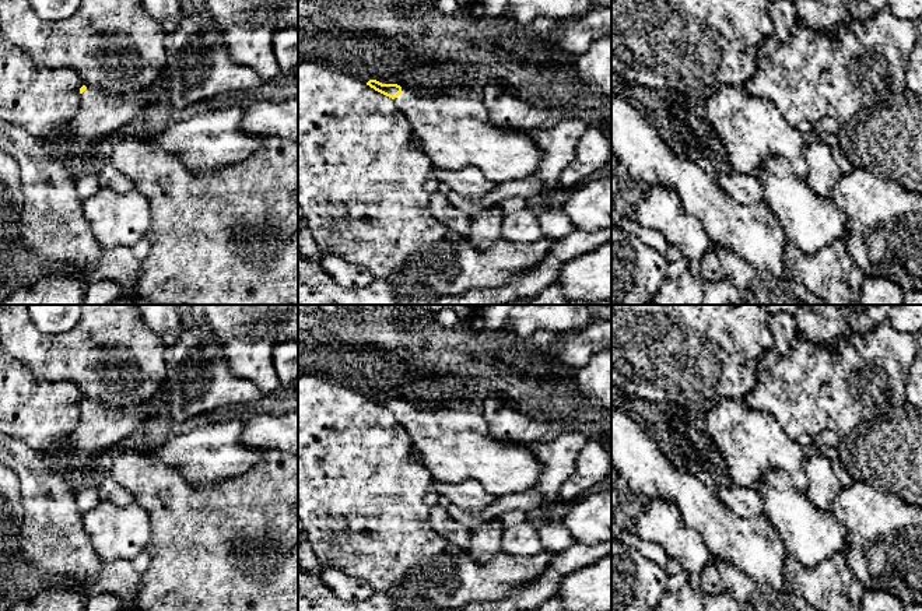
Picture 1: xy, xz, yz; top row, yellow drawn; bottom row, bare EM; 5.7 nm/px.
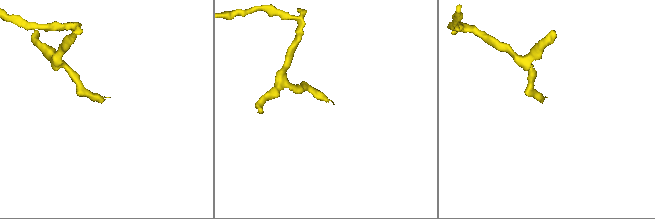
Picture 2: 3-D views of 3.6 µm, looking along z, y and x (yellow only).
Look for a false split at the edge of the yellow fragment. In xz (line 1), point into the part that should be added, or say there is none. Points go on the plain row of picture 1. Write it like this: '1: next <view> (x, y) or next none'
1: next xz (455, 446)

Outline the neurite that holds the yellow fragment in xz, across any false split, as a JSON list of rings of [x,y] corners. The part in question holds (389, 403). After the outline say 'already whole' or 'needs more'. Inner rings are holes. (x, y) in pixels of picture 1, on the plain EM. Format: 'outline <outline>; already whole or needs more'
outline [[[369,393],[367,398],[395,414],[411,439],[416,459],[430,470],[434,481],[460,484],[474,480],[485,492],[498,498],[532,489],[541,475],[541,464],[534,457],[532,447],[492,438],[483,414],[435,410],[376,393]]]; needs more

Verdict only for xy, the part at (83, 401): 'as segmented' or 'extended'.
extended

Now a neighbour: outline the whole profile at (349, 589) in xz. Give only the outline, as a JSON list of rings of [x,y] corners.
[[[322,563],[320,579],[339,598],[347,603],[365,601],[375,593],[368,582],[348,576],[334,565]]]

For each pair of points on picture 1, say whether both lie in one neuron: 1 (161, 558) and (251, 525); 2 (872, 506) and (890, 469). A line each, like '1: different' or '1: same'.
1: same
2: different

